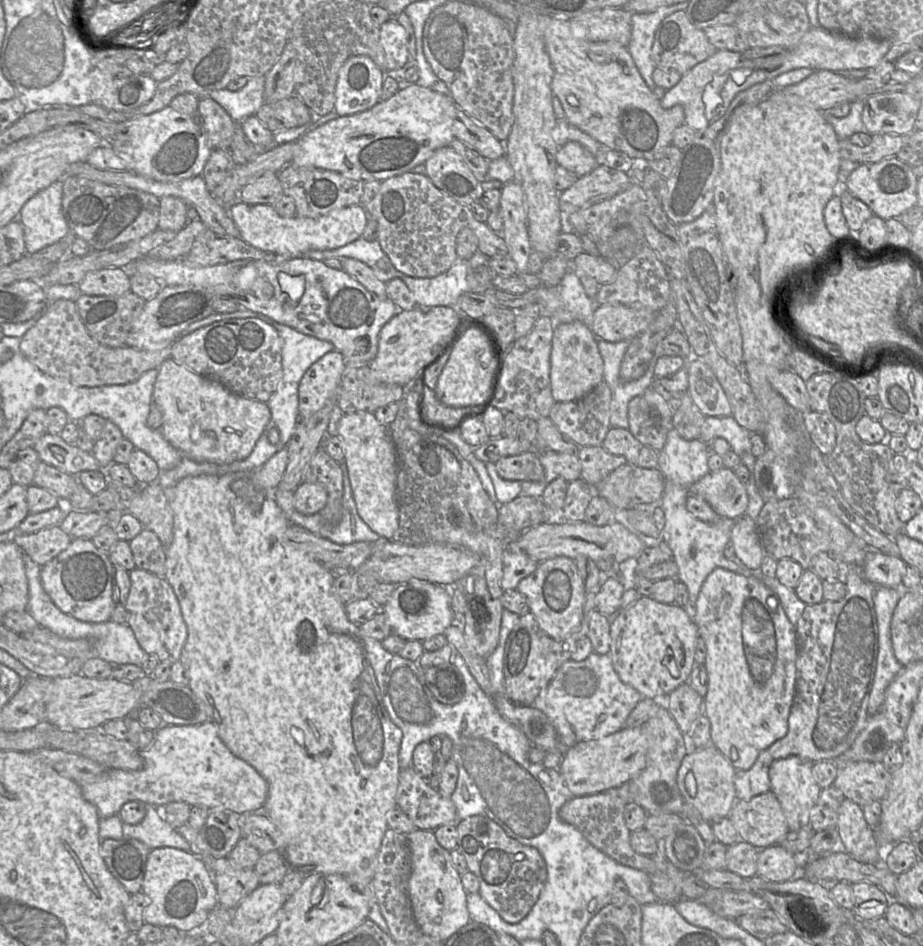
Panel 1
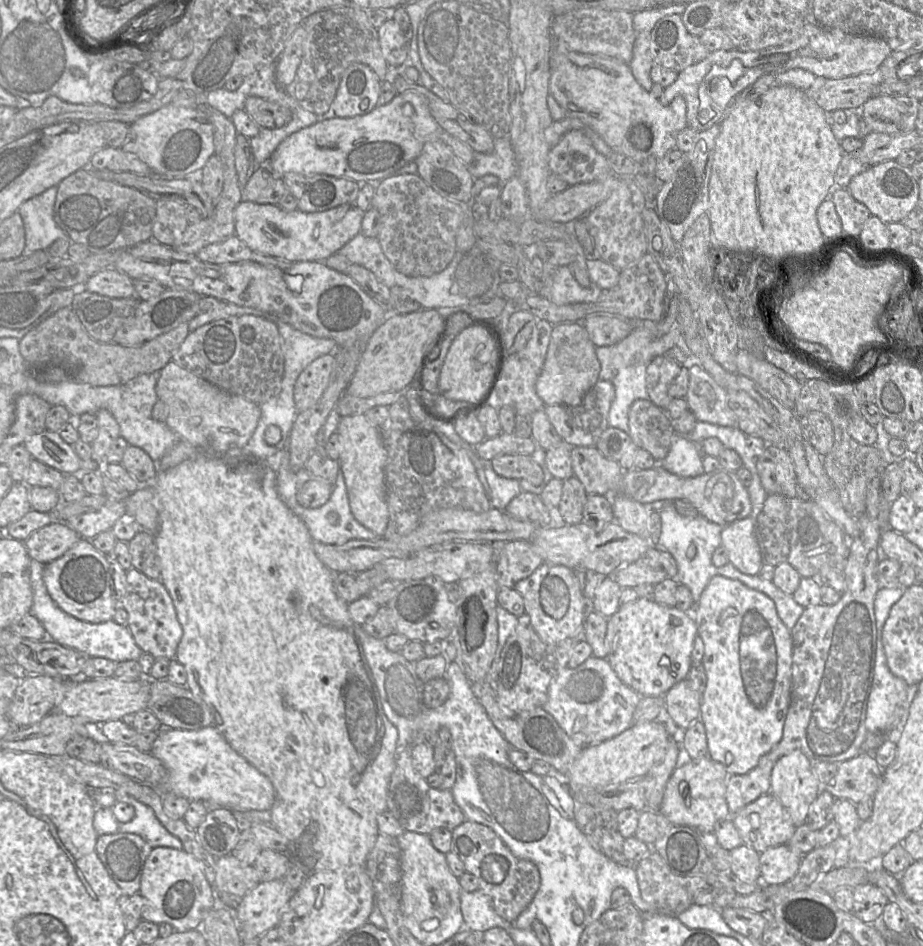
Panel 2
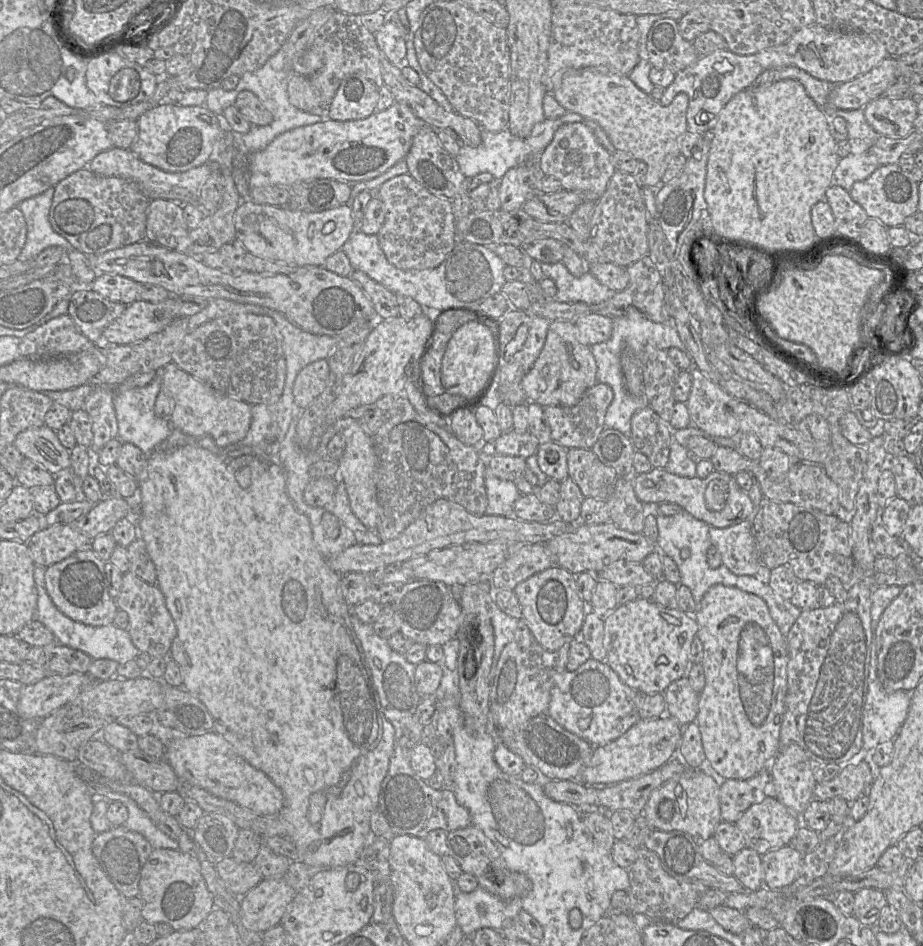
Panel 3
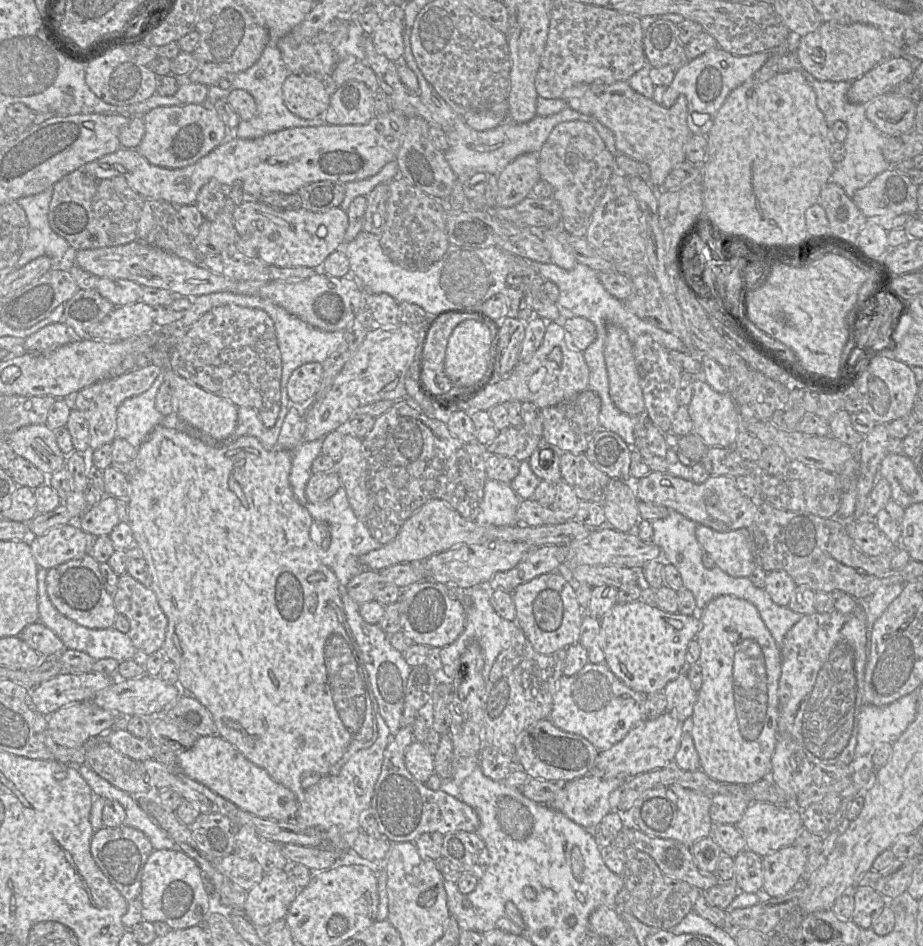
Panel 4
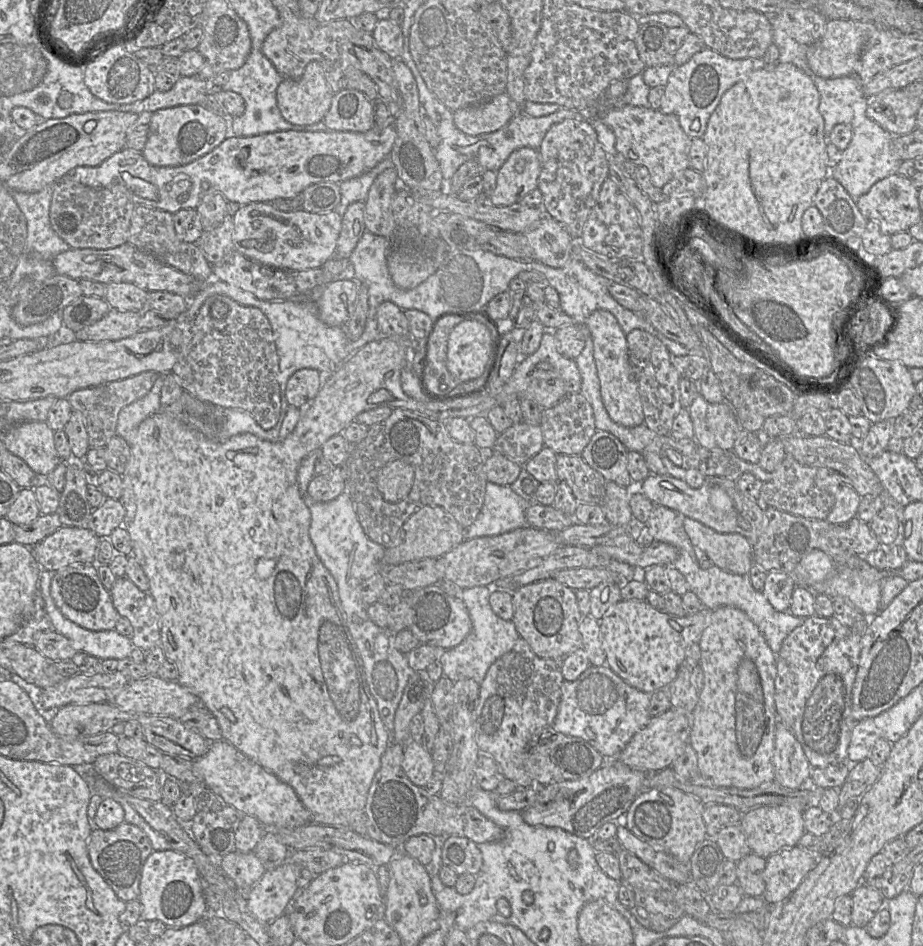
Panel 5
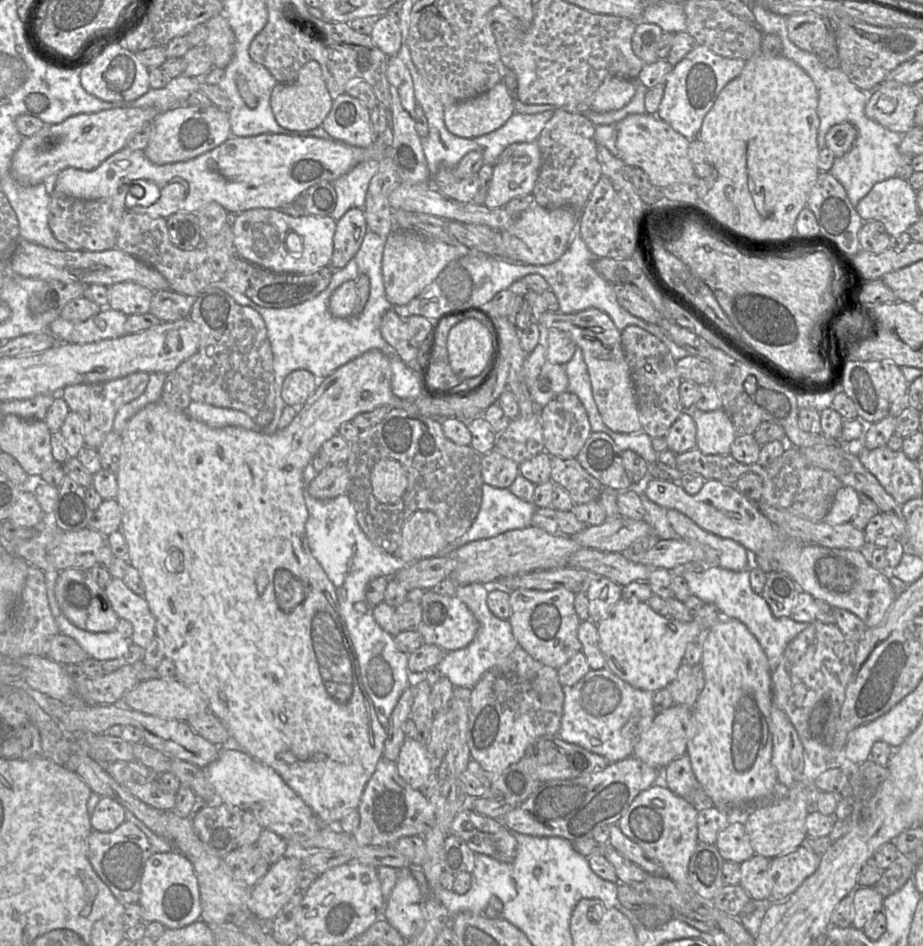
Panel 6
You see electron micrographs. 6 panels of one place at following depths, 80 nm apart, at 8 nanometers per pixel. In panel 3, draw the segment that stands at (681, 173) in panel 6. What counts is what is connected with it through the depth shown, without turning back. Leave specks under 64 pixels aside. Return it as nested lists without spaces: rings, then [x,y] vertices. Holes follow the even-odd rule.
[[[587,67],[565,72],[560,87],[552,95],[567,112],[577,113],[597,122],[606,132],[616,150],[628,152],[638,161],[647,164],[646,175],[638,178],[643,187],[657,188],[659,185],[664,185],[661,181],[664,171],[670,160],[681,154],[680,139],[687,132],[687,94],[678,93],[669,106],[662,106],[650,94],[640,90],[628,75],[611,73],[605,67]]]

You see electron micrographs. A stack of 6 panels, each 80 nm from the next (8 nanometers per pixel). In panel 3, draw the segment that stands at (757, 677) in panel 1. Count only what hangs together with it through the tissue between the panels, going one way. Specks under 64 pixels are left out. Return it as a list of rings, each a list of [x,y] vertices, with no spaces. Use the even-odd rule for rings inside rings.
[[[715,584],[707,590],[694,618],[698,623],[696,636],[703,646],[701,665],[705,674],[705,686],[699,694],[695,722],[700,729],[706,763],[693,769],[704,770],[719,785],[725,779],[750,779],[769,767],[779,752],[780,728],[787,692],[786,637],[781,634],[762,598],[723,584]]]

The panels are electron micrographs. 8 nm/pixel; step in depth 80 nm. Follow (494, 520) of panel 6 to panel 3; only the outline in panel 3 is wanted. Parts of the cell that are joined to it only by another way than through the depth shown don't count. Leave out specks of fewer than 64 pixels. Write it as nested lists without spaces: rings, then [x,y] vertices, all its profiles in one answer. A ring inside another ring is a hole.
[[[486,467],[484,484],[487,495],[485,514],[512,516],[514,503],[521,496],[515,482],[495,477]]]

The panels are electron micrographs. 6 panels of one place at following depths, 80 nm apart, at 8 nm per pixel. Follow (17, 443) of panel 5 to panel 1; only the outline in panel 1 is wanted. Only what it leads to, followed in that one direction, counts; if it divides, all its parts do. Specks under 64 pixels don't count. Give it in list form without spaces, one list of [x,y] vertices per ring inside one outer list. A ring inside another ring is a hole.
[[[46,433],[33,448],[42,462],[73,476],[78,476],[84,471],[101,469],[92,452],[88,453],[76,445],[69,445],[59,434]]]

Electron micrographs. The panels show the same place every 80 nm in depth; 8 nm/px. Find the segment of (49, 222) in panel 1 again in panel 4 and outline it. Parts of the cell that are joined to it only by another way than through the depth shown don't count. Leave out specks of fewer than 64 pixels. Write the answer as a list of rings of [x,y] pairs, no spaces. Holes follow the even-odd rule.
[[[53,187],[45,191],[18,199],[16,202],[24,210],[28,225],[28,240],[26,246],[17,261],[17,268],[23,267],[40,256],[48,256],[52,260],[52,268],[69,269],[74,264],[74,251],[69,243],[55,233],[49,223],[50,202],[53,196]]]

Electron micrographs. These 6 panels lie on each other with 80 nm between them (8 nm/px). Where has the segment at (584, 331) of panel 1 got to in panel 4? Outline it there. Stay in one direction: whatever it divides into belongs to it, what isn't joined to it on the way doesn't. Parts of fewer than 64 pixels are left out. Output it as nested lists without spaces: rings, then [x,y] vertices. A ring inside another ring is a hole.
[[[561,321],[547,322],[543,341],[529,360],[519,361],[510,374],[495,380],[473,398],[460,403],[457,410],[472,414],[476,411],[489,411],[496,405],[510,402],[531,402],[544,409],[572,400],[588,389],[588,384],[589,368],[583,352],[568,348]]]

